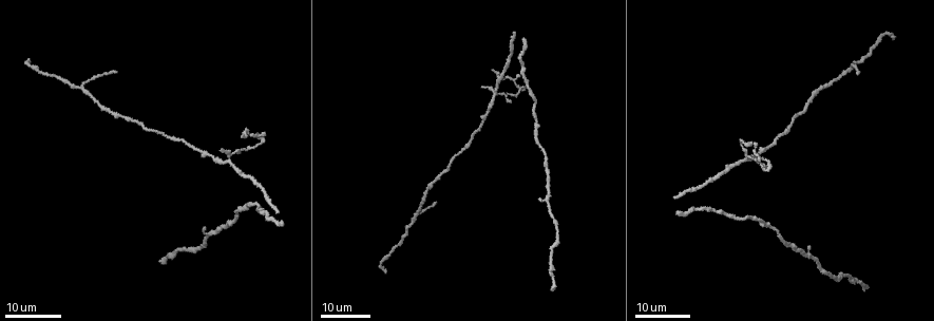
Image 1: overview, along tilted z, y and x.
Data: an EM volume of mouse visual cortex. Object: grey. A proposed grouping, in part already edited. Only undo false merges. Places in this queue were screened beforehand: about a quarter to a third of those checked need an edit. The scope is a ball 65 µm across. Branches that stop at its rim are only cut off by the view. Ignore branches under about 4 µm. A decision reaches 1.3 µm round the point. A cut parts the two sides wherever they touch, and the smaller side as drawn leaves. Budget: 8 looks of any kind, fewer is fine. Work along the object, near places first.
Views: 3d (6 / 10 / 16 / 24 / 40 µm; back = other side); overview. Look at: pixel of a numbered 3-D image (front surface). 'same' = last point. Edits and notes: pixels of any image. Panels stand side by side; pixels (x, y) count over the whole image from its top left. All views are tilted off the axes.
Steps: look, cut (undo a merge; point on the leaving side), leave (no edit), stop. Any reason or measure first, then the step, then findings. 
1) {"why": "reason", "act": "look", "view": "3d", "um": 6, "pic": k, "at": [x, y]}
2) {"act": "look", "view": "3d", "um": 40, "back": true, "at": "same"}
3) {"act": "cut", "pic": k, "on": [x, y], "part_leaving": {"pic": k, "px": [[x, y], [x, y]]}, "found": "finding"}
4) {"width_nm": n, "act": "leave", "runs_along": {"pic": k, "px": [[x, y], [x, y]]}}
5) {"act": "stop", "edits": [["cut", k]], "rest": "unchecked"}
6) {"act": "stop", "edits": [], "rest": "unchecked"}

{"why": "calibre changes", "act": "look", "view": "3d", "um": 24, "pic": 1, "at": [756, 145]}

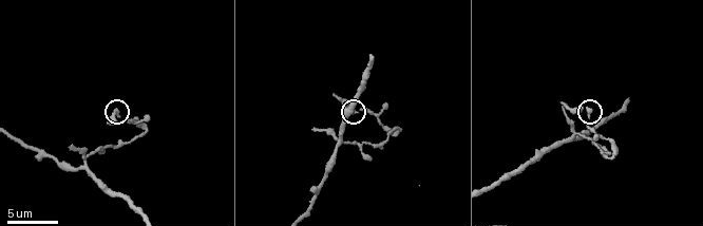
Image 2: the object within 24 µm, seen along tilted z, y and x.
{"act": "look", "view": "3d", "um": 10, "pic": 2, "at": [589, 111]}

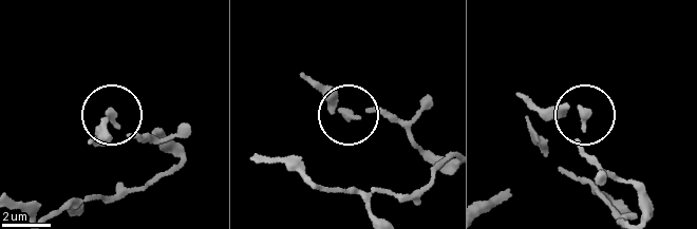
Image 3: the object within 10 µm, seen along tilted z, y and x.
{"act": "leave", "runs_along": {"pic": 3, "px": [[640, 213], [638, 192], [586, 154], [583, 115], [529, 107]]}, "found": "all the same neuron"}

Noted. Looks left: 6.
{"why": "looks like a crossing", "act": "look", "view": "3d", "um": 10, "pic": 2, "at": [339, 144]}

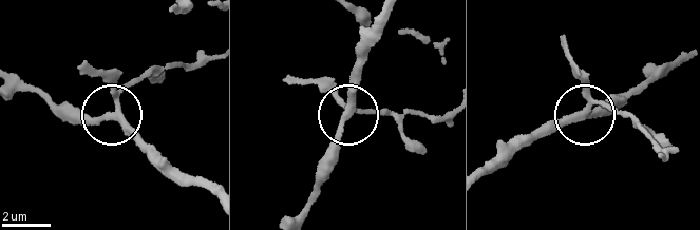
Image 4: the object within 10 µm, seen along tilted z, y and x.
{"why": "other side", "act": "look", "view": "3d", "um": 10, "back": true, "pic": 4, "at": [585, 116]}

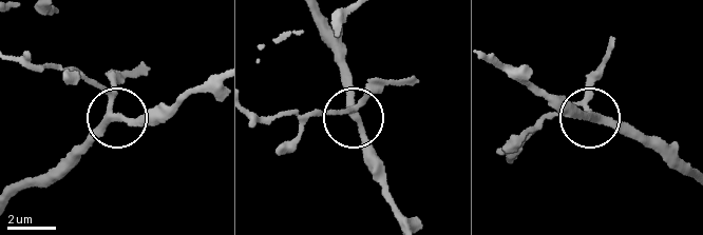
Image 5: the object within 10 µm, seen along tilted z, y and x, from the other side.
{"arms": 4, "act": "leave", "runs_along": {"pic": 5, "px": [[316, 20], [341, 70], [353, 115], [321, 113]]}, "found": "continuous, no second neuron"}

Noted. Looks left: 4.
{"why": "calibre changes", "act": "look", "view": "3d", "um": 6, "pic": 2, "at": [397, 130]}

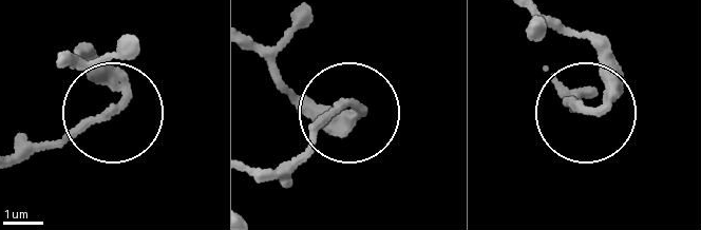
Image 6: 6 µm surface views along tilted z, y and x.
{"width_nm": 280, "act": "leave", "found": "continuous, no second neuron"}

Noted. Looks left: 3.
{"why": "thin arm on a thick one", "act": "look", "view": "3d", "um": 16, "pic": 1, "at": [83, 88]}

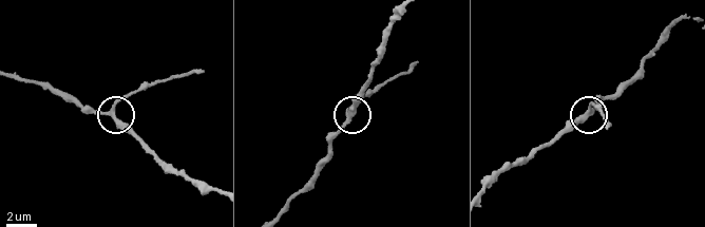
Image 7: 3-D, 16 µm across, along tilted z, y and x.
{"why": "closer look", "act": "look", "view": "3d", "um": 10, "pic": 7, "at": [589, 112]}

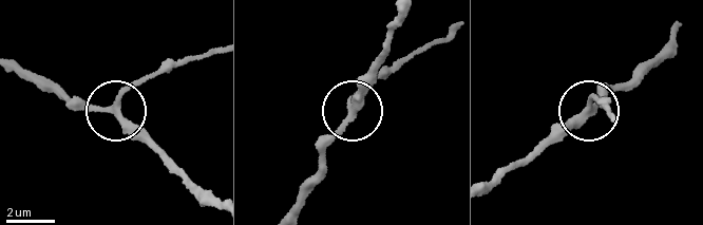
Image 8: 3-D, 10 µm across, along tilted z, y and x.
{"side_arm_um": 7, "act": "leave", "runs_along": {"pic": 8, "px": [[214, 202], [144, 131], [116, 113], [125, 95], [152, 73]]}, "found": "continuous, no second neuron"}

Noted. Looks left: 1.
{"act": "stop", "edits": [], "rest": "unchecked"}

